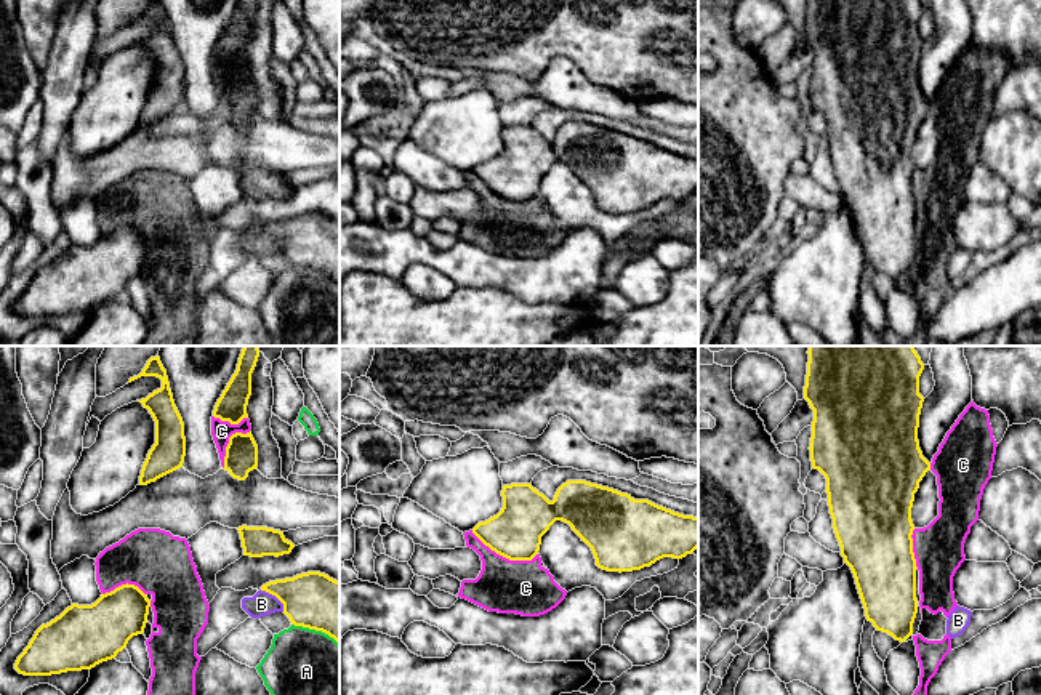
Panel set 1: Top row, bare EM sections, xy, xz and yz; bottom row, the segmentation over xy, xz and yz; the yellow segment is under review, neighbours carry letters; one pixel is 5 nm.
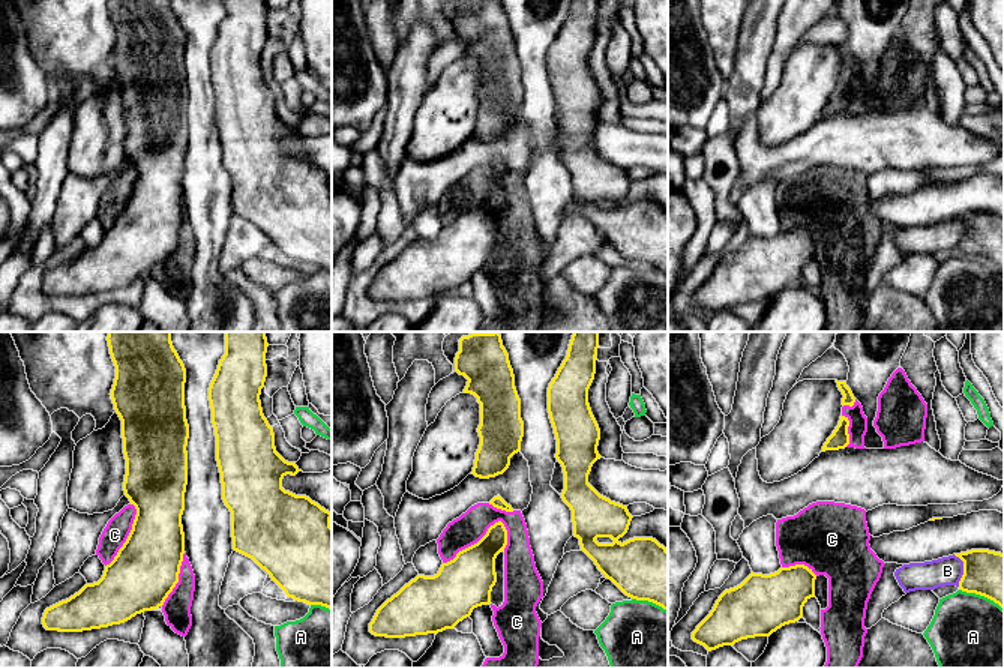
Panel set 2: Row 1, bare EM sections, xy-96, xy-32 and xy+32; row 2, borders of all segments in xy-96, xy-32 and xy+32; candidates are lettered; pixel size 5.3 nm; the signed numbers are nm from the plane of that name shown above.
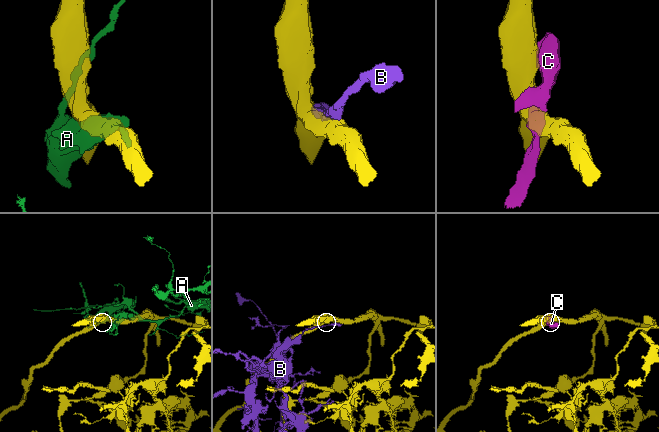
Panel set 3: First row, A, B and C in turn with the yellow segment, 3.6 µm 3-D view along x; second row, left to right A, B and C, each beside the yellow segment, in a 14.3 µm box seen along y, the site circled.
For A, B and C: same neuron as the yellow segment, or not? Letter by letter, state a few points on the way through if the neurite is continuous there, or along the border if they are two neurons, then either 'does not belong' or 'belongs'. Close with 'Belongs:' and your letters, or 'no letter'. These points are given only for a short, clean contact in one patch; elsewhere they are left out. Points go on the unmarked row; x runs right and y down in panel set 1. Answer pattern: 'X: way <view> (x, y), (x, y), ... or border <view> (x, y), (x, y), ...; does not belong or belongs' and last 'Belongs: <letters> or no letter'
A: does not belong
B: does not belong
C: does not belong
Belongs: no letter

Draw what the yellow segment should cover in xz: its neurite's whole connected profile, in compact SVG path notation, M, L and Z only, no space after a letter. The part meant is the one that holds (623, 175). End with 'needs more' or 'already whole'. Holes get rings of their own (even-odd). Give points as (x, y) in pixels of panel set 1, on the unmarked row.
M567 122L549 143L532 125L503 127L501 152L479 163L472 175L492 192L509 202L532 202L541 178L556 162L562 162L585 183L596 207L607 213L633 213L650 208L663 199L682 200L698 189L698 159L684 157L649 141L634 141L628 135L591 125Z; already whole

